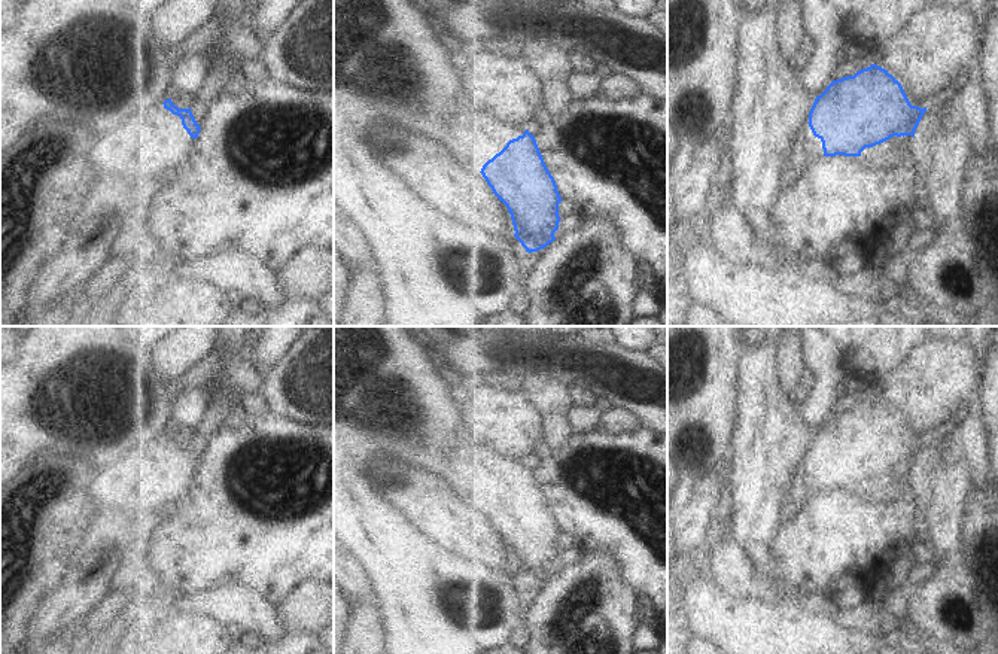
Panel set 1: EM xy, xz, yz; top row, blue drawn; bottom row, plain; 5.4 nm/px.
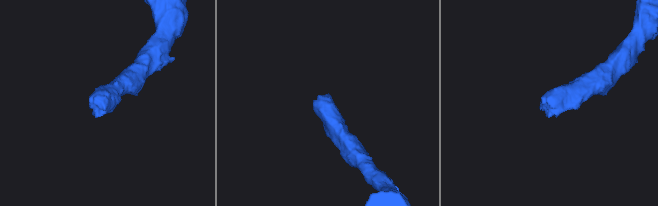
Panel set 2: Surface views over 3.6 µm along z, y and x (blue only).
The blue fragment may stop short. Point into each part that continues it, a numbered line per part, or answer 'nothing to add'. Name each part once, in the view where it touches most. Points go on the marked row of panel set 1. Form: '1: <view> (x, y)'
1: xy (140, 151).

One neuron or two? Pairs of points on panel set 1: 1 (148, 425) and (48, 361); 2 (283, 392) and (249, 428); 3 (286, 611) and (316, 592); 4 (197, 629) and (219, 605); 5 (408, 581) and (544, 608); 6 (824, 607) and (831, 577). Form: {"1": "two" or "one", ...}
{"1": "one", "2": "two", "3": "one", "4": "two", "5": "two", "6": "two"}

